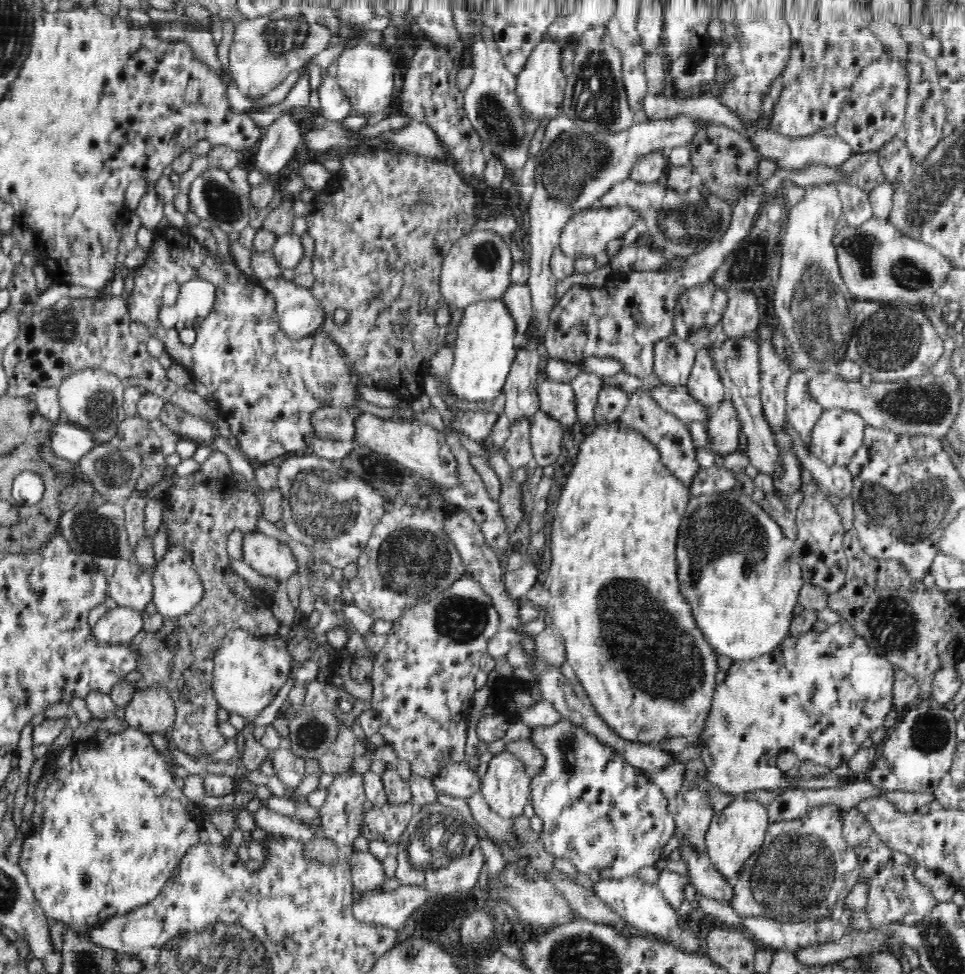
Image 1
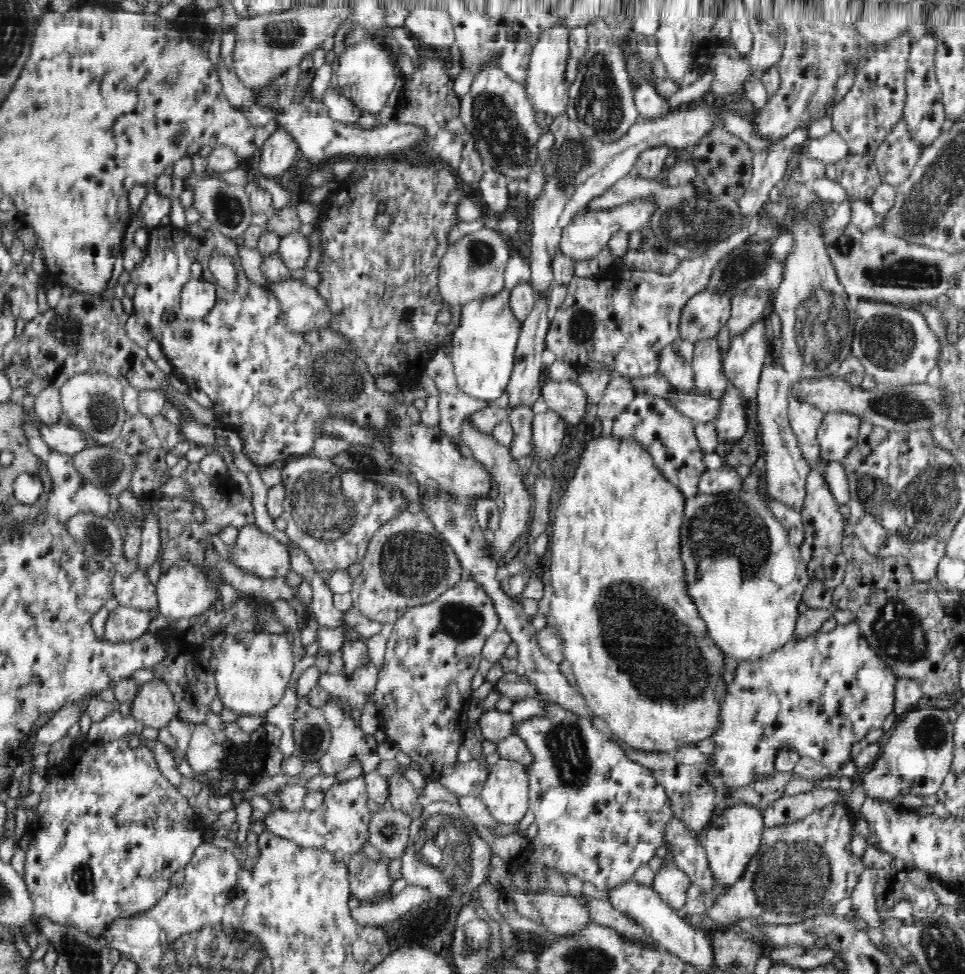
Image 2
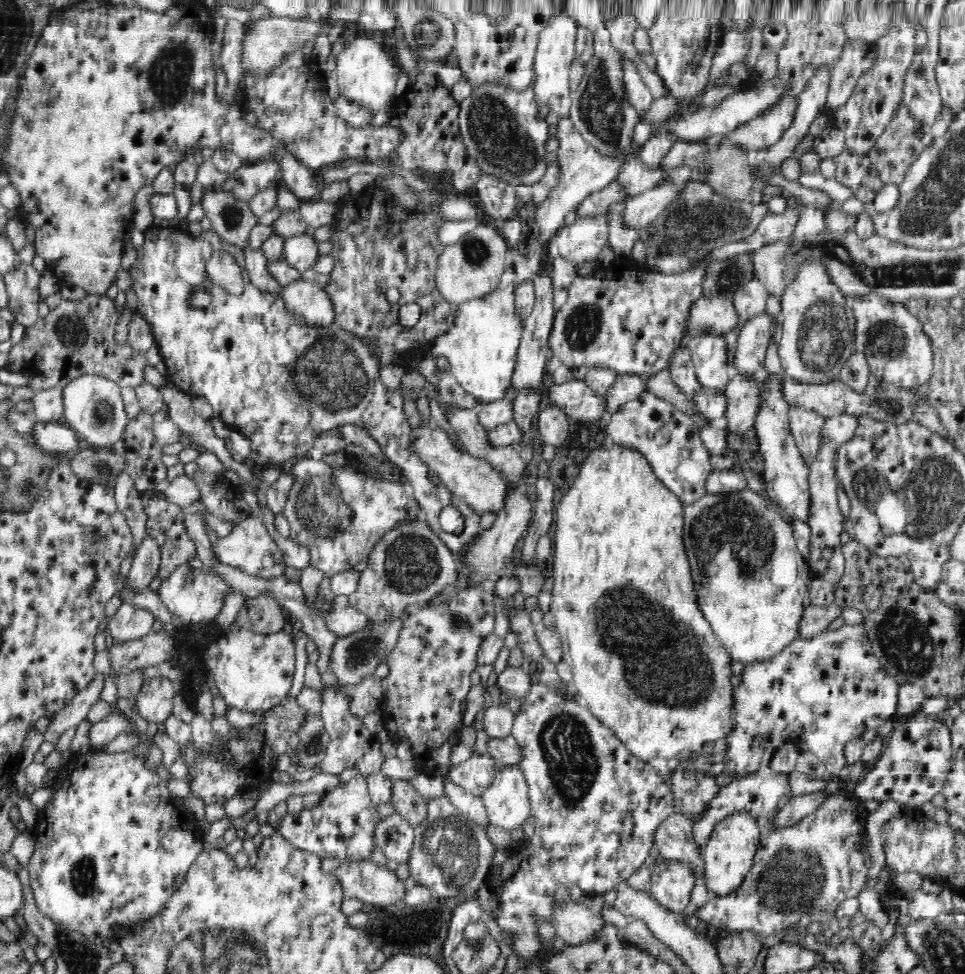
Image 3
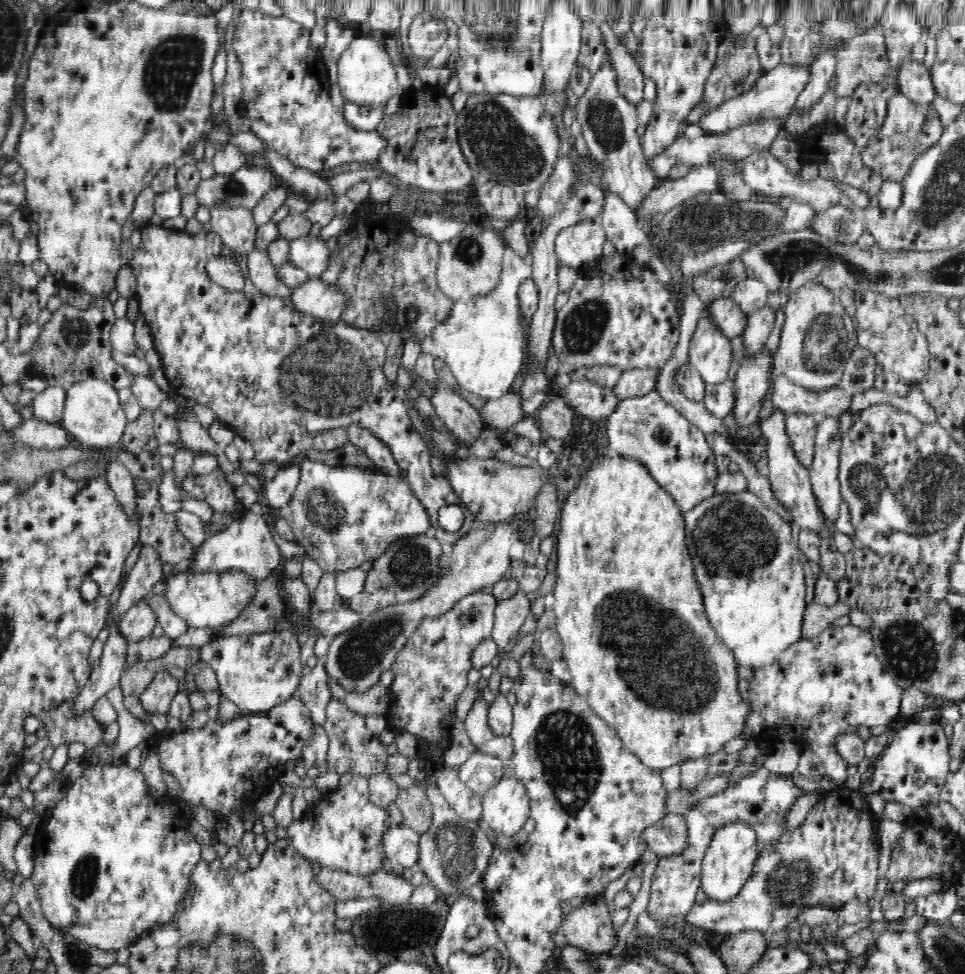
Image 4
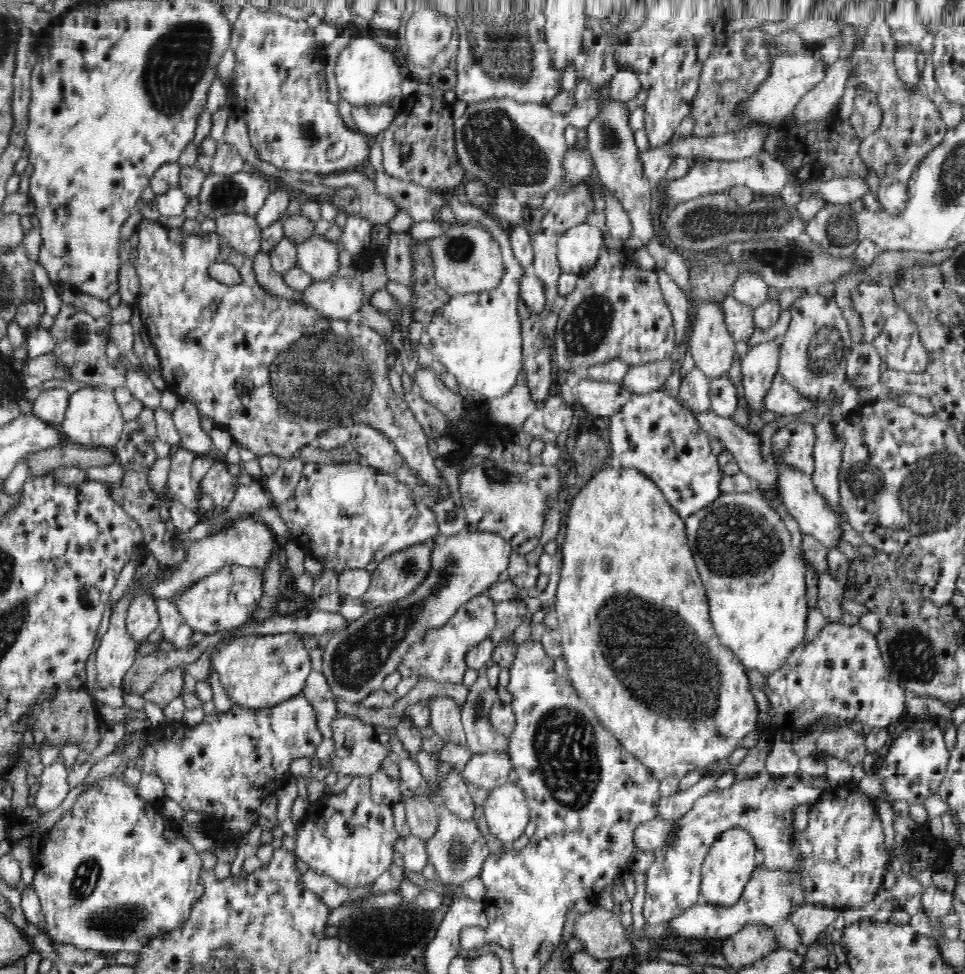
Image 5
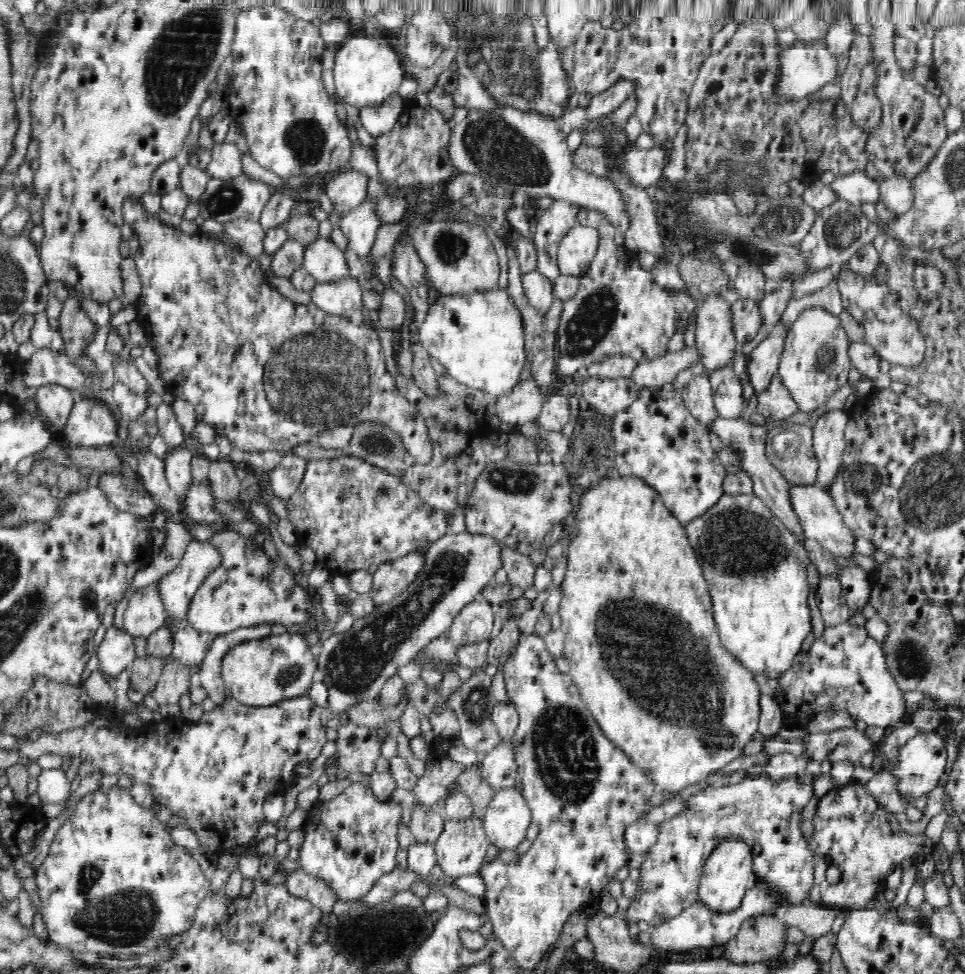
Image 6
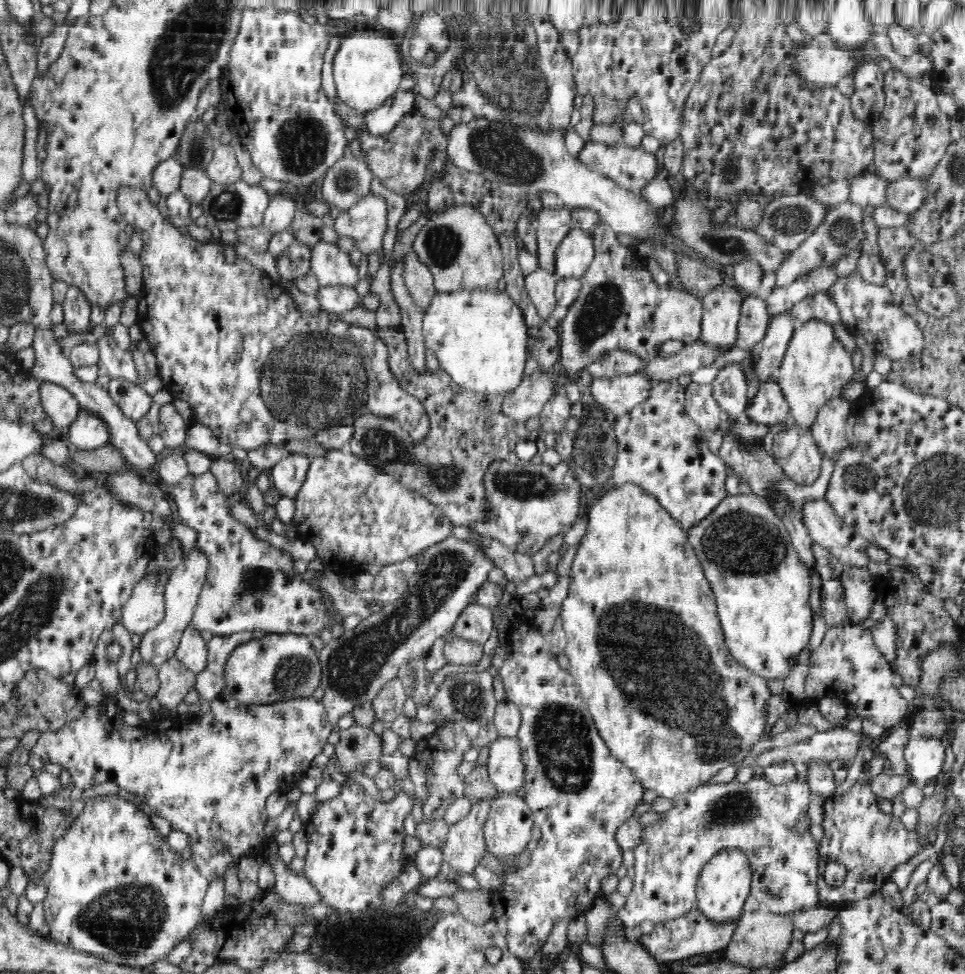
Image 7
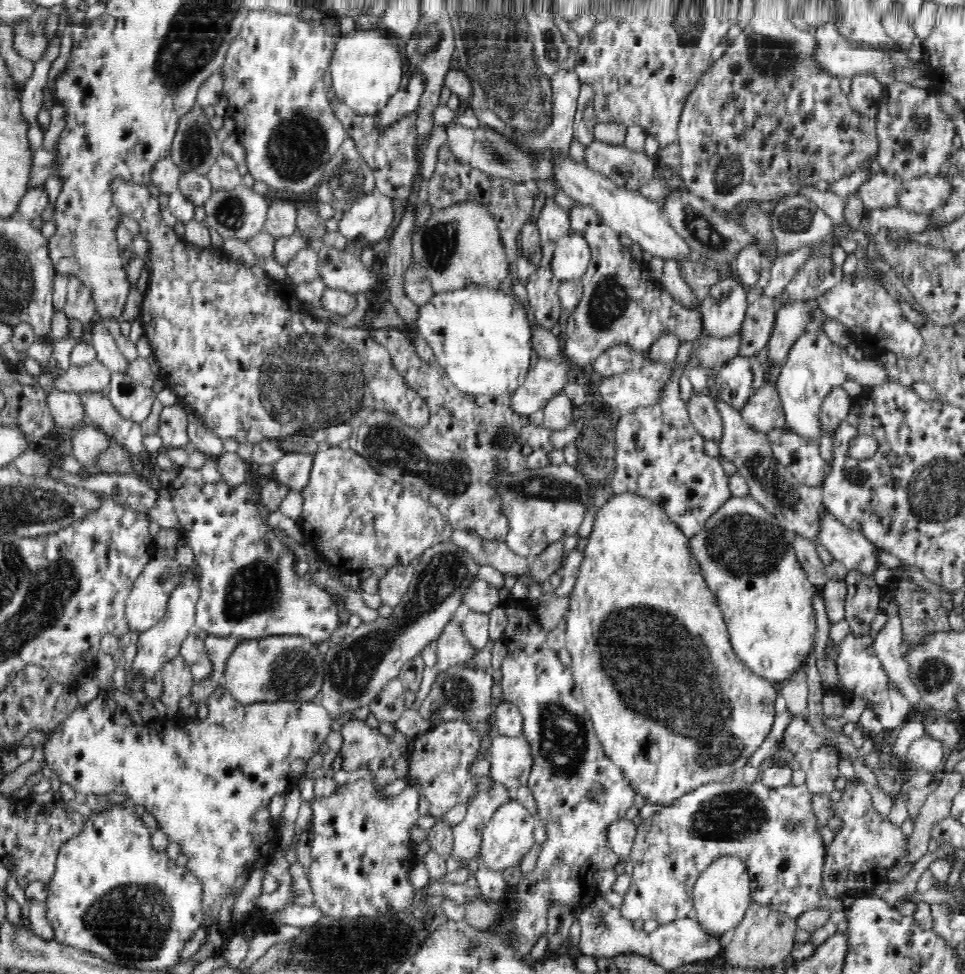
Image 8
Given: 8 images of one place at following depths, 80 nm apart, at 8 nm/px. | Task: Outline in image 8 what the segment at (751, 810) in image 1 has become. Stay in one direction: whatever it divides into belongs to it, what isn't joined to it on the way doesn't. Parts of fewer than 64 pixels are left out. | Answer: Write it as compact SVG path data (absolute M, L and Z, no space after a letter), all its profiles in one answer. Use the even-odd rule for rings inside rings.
M722 856L706 866L695 882L693 891L694 915L708 933L722 935L741 921L751 903L751 878L740 856Z

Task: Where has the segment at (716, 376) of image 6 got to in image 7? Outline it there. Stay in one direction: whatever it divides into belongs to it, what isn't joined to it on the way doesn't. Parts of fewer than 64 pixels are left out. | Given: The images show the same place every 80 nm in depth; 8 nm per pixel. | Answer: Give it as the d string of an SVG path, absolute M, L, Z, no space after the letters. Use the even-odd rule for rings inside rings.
M728 364L716 374L714 382L711 384L713 388L713 398L718 403L718 407L722 409L727 419L739 420L745 416L748 408L747 399L747 378L740 364Z

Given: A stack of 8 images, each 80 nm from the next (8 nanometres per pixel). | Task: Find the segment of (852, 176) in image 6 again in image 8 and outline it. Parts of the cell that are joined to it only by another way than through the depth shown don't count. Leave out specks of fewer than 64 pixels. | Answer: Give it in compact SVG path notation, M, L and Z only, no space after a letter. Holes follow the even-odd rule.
M883 172L870 174L867 181L858 185L855 195L862 201L866 211L873 208L888 208L897 204L895 194L901 182L902 180L890 178Z

